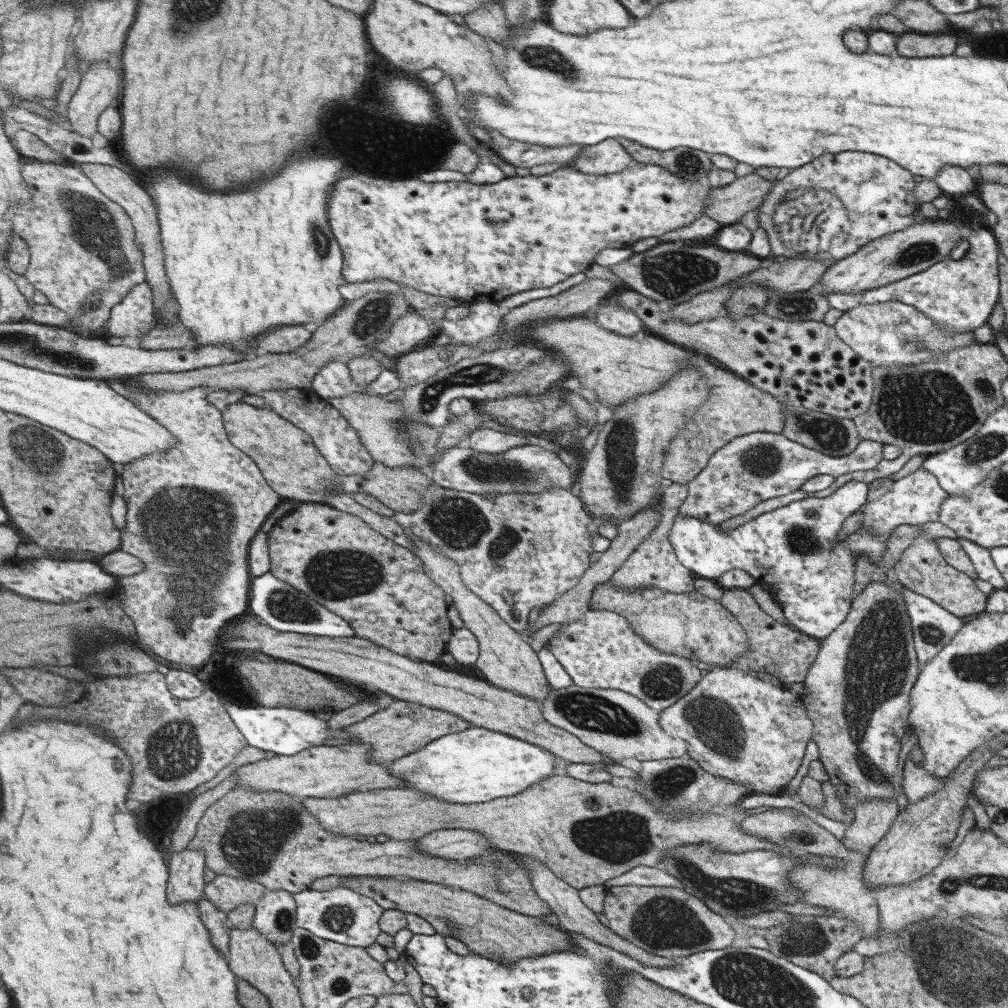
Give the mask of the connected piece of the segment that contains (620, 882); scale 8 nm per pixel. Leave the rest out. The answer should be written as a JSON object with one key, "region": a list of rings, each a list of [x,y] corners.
{"region":[[[639,866],[639,868],[631,868],[631,872],[625,872],[621,876],[617,876],[615,880],[607,880],[603,884],[605,888],[611,886],[655,886],[655,888],[683,888],[683,884],[673,878],[671,874],[663,872],[663,870],[655,870],[649,866]]]}

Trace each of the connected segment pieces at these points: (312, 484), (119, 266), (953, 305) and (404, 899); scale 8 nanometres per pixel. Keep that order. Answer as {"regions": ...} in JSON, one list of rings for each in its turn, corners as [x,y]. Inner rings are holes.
{"regions":[[[[229,404],[227,410],[221,410],[225,416],[225,426],[231,442],[247,452],[263,470],[267,482],[283,500],[297,500],[301,504],[323,504],[325,490],[335,488],[337,472],[331,468],[327,458],[315,446],[315,440],[309,432],[295,426],[291,420],[281,414],[265,408],[255,408],[251,404]]],[[[31,160],[23,166],[23,178],[31,196],[17,200],[17,204],[13,206],[13,222],[15,234],[27,240],[33,254],[25,278],[47,298],[51,306],[57,306],[71,316],[67,330],[87,336],[99,332],[99,328],[107,328],[113,308],[117,304],[123,304],[123,300],[131,296],[131,290],[135,286],[147,282],[145,252],[137,242],[135,224],[131,222],[123,206],[103,194],[103,190],[75,164]]],[[[989,228],[971,230],[967,238],[967,252],[961,260],[941,260],[939,264],[929,266],[927,270],[907,276],[903,280],[895,280],[871,290],[859,290],[859,292],[823,292],[825,300],[829,302],[829,308],[835,310],[849,310],[859,304],[877,304],[877,302],[901,302],[907,306],[917,308],[927,318],[933,320],[939,332],[945,336],[957,336],[957,334],[971,334],[977,326],[985,324],[991,308],[997,300],[997,288],[999,288],[999,276],[997,276],[997,238],[989,234]],[[975,232],[979,232],[979,252],[975,252]]],[[[341,876],[345,888],[351,888],[363,896],[369,896],[383,910],[399,910],[405,914],[417,914],[435,928],[435,934],[453,936],[463,942],[471,952],[477,952],[489,960],[501,964],[513,964],[523,956],[545,954],[557,948],[569,946],[569,936],[559,932],[553,926],[543,924],[537,918],[507,910],[499,904],[493,904],[487,898],[469,894],[459,888],[409,880],[409,878],[375,878],[375,876]]]]}

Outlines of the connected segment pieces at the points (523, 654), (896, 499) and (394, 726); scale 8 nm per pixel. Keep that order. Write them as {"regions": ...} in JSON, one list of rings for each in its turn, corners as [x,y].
{"regions":[[[[411,536],[411,540],[415,544],[415,556],[423,562],[423,570],[429,574],[431,582],[435,582],[435,586],[443,588],[443,592],[447,596],[451,596],[451,602],[457,608],[457,614],[463,622],[463,628],[471,630],[471,634],[477,638],[479,658],[473,666],[477,668],[477,672],[481,672],[483,680],[493,688],[499,688],[499,690],[505,690],[505,692],[511,692],[511,694],[517,694],[517,696],[523,696],[523,698],[531,698],[535,702],[547,700],[547,696],[551,696],[553,690],[549,690],[547,678],[545,678],[541,662],[537,658],[537,652],[533,652],[529,648],[529,644],[523,642],[521,636],[515,634],[515,630],[511,630],[511,626],[507,626],[507,622],[503,622],[503,618],[499,618],[499,614],[487,602],[483,602],[475,594],[471,594],[461,584],[457,566],[451,560],[433,554],[427,548],[429,544],[415,540],[413,536]]],[[[919,468],[899,480],[895,480],[883,496],[877,500],[867,500],[859,512],[861,512],[861,526],[853,534],[845,536],[847,540],[847,550],[851,556],[867,560],[867,564],[877,566],[881,564],[885,552],[887,552],[887,538],[889,534],[899,526],[899,524],[925,524],[925,522],[935,522],[939,518],[939,510],[943,500],[949,494],[941,488],[939,480],[927,472],[925,468]]],[[[391,700],[391,704],[385,710],[379,710],[375,714],[367,716],[365,720],[349,726],[345,730],[343,738],[355,738],[355,740],[359,740],[359,744],[363,744],[363,742],[371,744],[373,746],[371,760],[375,760],[375,762],[395,762],[403,756],[411,756],[413,752],[419,752],[421,748],[425,748],[433,740],[439,740],[441,736],[447,736],[453,732],[463,732],[469,726],[471,726],[469,722],[463,722],[463,718],[459,718],[451,712],[429,708],[429,706],[415,704],[415,702]]]]}

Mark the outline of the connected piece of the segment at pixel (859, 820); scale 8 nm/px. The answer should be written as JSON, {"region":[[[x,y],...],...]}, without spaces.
{"region":[[[891,796],[885,798],[865,798],[853,806],[855,820],[845,828],[843,844],[859,854],[869,854],[873,846],[885,836],[889,824],[899,814],[897,802]]]}

